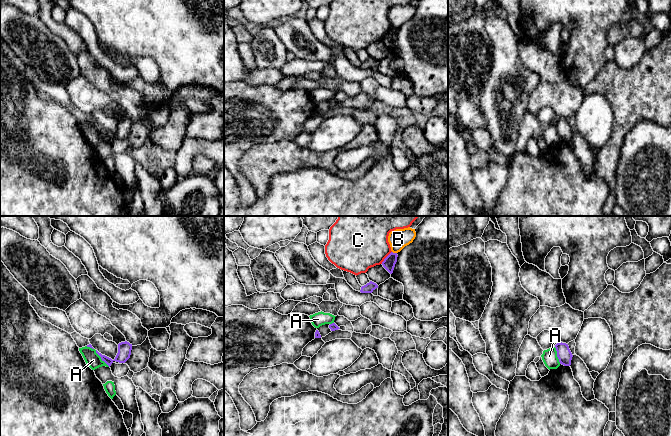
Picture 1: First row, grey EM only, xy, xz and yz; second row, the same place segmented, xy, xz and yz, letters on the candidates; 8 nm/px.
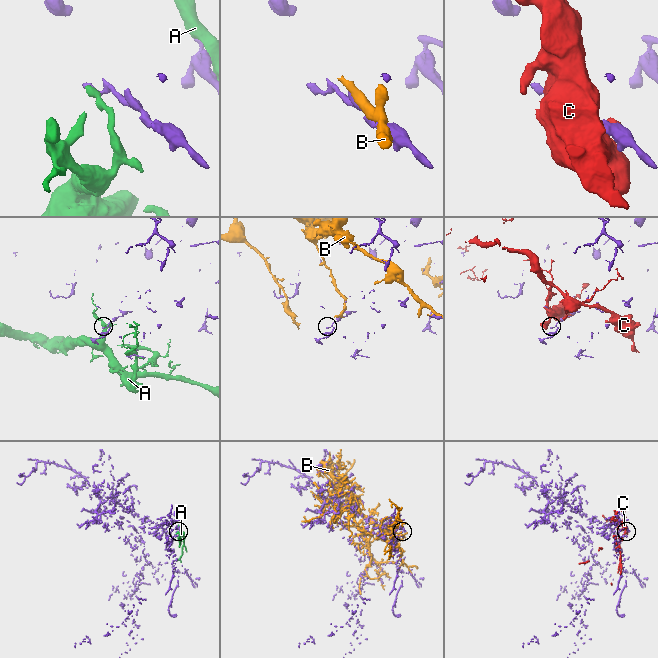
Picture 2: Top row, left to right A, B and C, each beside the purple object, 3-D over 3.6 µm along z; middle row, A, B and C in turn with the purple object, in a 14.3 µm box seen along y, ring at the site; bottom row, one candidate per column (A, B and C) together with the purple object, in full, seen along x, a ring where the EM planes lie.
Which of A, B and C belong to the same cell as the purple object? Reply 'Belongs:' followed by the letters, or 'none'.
Belongs: none

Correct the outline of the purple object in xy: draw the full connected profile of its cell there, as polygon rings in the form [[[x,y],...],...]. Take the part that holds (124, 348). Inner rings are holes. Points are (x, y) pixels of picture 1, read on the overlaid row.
[[[125,341],[118,344],[118,353],[114,360],[105,355],[102,355],[97,350],[96,353],[101,357],[102,361],[104,361],[110,367],[114,361],[119,363],[125,363],[130,358],[131,350],[132,350],[132,344]]]

